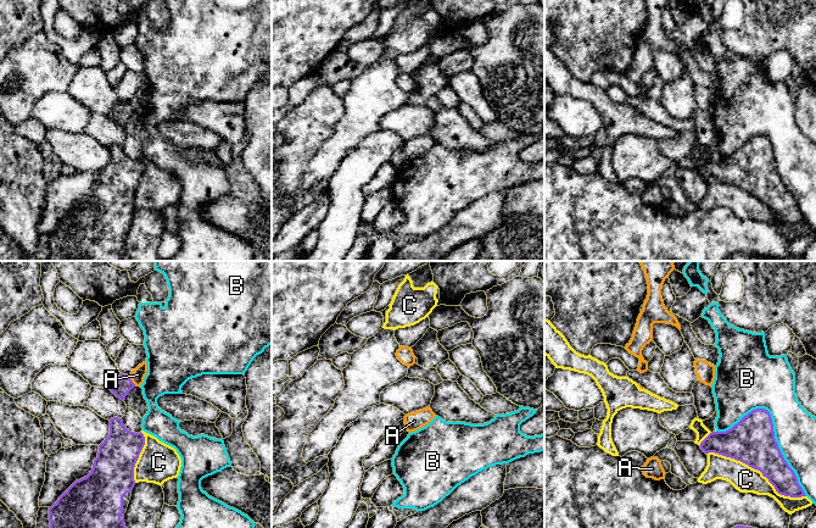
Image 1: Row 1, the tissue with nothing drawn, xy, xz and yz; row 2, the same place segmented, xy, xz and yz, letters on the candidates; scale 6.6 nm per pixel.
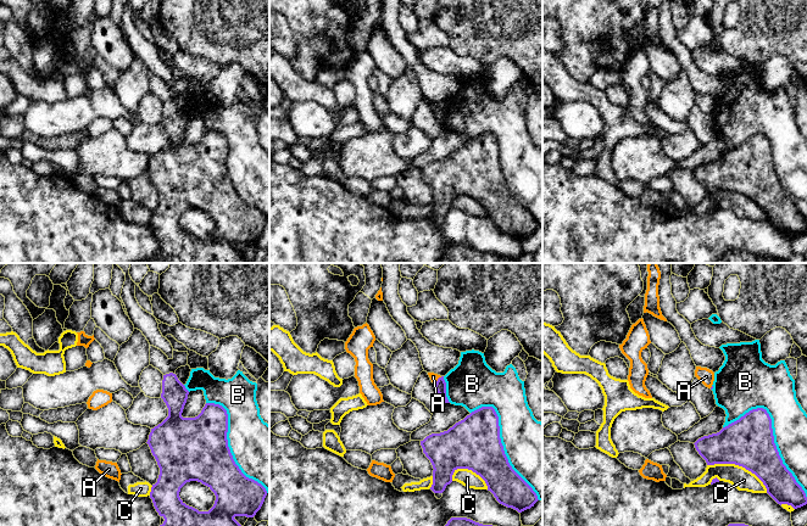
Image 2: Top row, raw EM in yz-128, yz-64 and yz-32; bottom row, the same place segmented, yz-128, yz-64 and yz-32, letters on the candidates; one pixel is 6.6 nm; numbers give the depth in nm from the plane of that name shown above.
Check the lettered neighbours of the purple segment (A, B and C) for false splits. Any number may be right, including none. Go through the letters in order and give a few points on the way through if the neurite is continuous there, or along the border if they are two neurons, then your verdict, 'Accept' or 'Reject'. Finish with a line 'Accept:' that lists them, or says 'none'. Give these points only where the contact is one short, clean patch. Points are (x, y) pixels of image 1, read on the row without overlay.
A: Boundary: xy (128, 103), (135, 112). Reject
B: Reject
C: Reject
Accept: none

